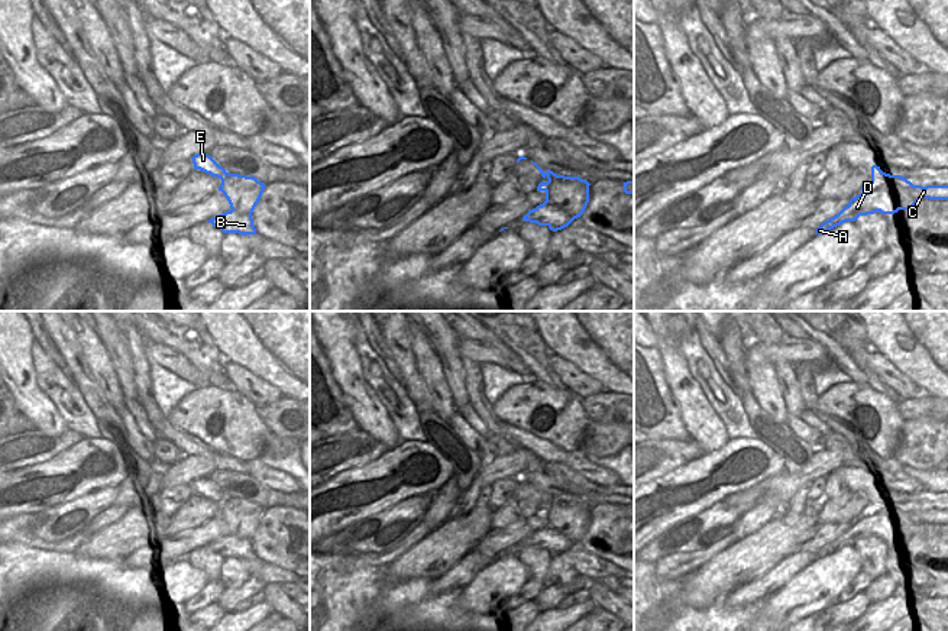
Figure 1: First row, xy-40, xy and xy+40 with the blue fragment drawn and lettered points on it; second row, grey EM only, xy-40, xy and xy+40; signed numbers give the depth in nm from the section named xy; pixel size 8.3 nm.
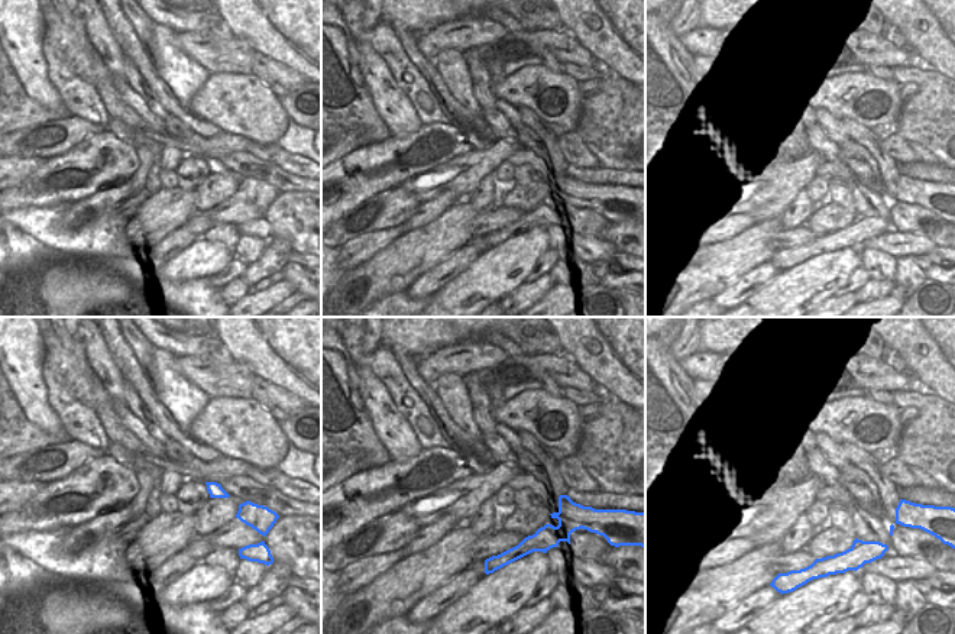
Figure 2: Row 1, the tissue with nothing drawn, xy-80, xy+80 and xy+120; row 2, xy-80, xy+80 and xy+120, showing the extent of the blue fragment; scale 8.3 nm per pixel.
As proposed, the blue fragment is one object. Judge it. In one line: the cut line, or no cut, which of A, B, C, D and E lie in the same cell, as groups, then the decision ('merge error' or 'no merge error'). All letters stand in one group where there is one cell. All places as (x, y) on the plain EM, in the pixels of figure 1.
xy (546, 514), (549, 521), (573, 543) | A B D / C E | merge error

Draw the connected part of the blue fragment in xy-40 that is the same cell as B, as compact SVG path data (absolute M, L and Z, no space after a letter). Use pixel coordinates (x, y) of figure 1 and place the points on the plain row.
M236 534L226 535L208 544L223 557L256 559L253 543L250 538L242 538Z

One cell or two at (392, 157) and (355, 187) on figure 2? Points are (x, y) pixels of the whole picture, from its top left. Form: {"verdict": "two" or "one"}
{"verdict": "one"}

